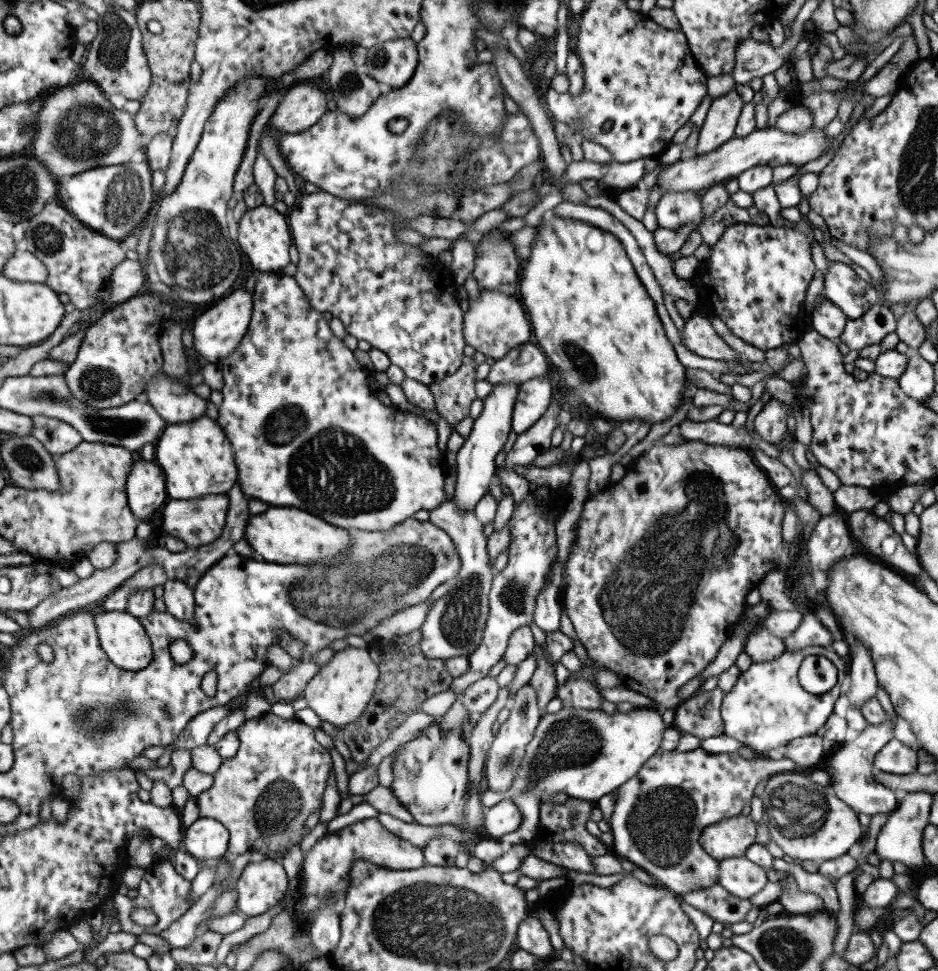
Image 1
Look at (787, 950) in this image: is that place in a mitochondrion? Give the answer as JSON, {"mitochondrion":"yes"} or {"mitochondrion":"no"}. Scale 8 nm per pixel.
{"mitochondrion":"yes"}

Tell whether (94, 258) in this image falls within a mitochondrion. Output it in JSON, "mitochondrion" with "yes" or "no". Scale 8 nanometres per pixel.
{"mitochondrion":"no"}

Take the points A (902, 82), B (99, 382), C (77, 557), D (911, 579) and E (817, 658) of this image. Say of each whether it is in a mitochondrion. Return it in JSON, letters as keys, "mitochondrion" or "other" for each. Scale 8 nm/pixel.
{"A":"other","B":"mitochondrion","C":"other","D":"other","E":"other"}

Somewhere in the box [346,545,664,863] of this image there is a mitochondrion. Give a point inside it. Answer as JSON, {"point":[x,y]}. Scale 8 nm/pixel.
{"point":[574,742]}

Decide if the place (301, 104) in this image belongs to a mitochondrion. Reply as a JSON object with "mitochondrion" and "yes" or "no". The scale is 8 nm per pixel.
{"mitochondrion":"no"}

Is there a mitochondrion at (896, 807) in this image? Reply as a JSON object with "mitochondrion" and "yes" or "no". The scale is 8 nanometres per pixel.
{"mitochondrion":"no"}

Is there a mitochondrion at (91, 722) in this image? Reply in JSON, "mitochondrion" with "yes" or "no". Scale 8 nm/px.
{"mitochondrion":"yes"}

